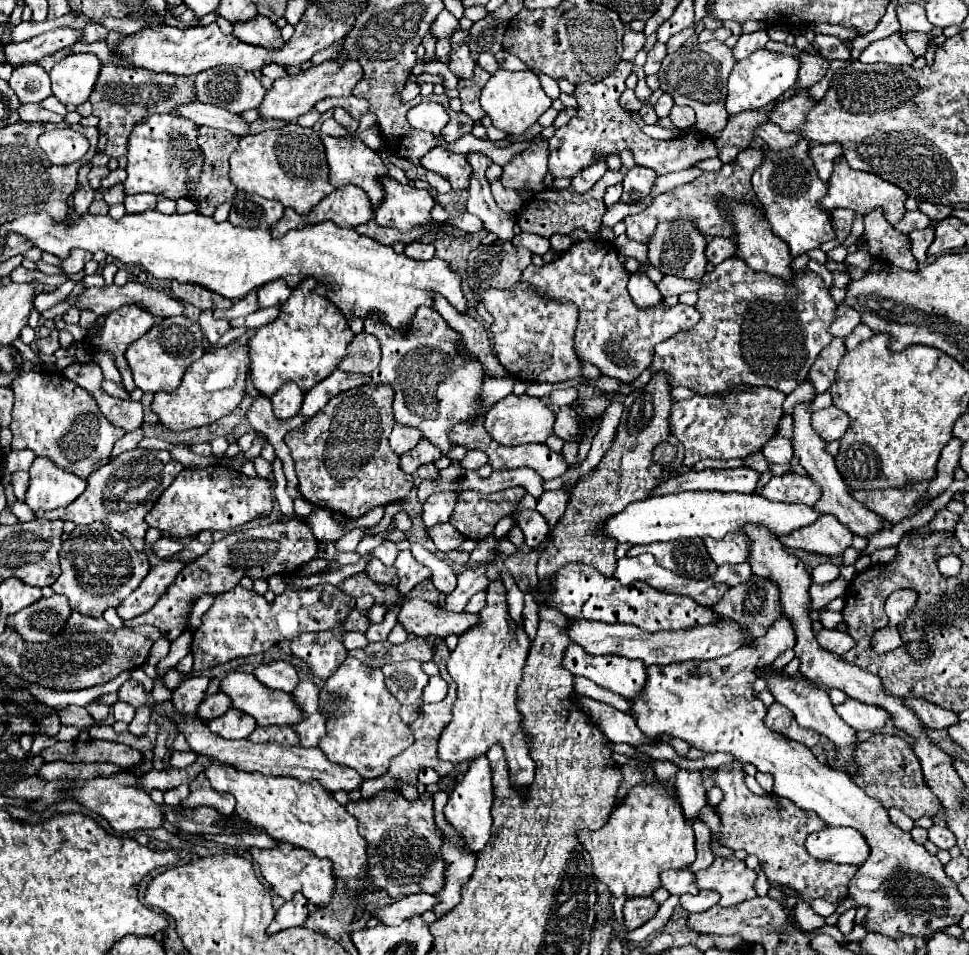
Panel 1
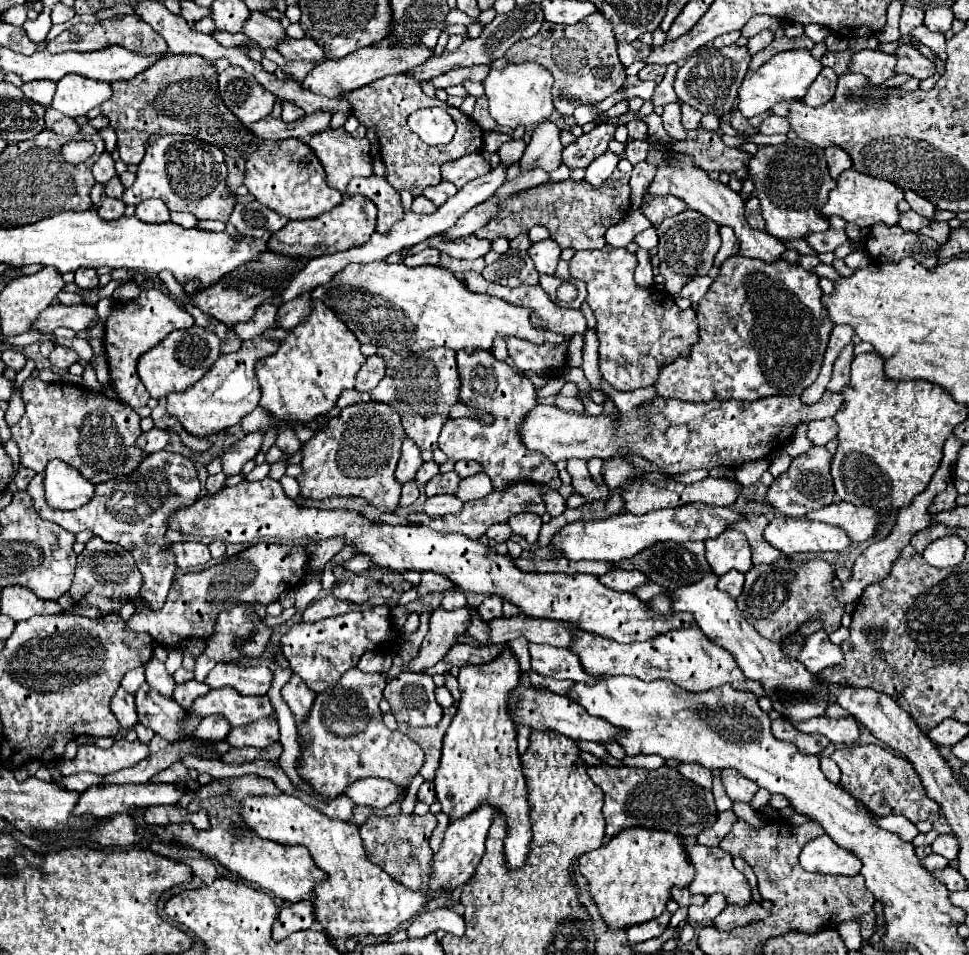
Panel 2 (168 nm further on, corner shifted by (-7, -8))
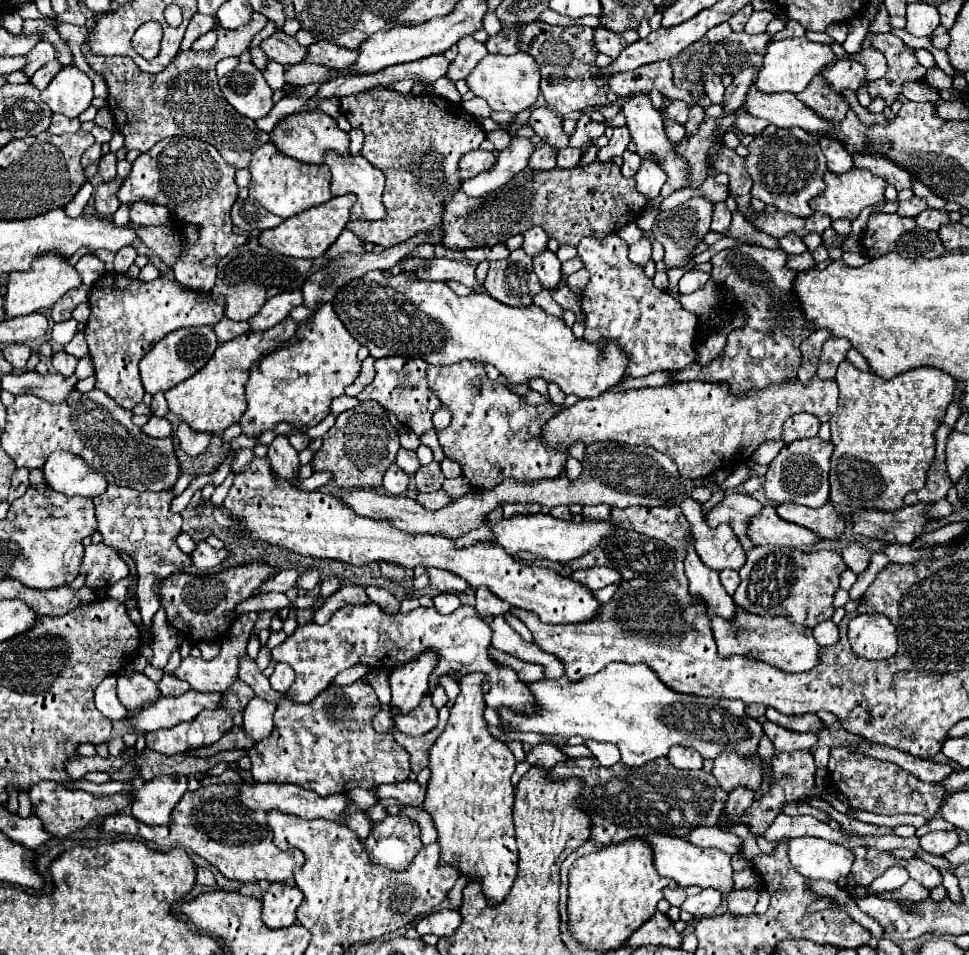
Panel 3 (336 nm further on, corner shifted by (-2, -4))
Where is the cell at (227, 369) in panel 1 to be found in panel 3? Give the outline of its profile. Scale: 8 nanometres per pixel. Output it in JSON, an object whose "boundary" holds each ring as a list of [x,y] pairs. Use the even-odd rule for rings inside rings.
{"boundary":[[[286,318],[270,330],[246,332],[226,344],[220,344],[216,348],[214,356],[206,362],[206,366],[198,374],[194,374],[186,382],[180,382],[178,386],[164,392],[170,412],[174,412],[180,420],[184,420],[192,430],[208,432],[208,434],[226,430],[230,424],[238,422],[246,410],[244,386],[246,386],[248,374],[250,374],[250,366],[258,358],[276,350],[278,344],[282,346],[286,340],[290,340],[296,332],[296,326],[298,324],[292,318]]]}

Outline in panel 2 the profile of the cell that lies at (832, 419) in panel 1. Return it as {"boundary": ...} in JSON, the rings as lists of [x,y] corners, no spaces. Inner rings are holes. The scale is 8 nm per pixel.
{"boundary":[[[823,418],[823,420],[815,420],[809,422],[807,426],[807,438],[815,444],[815,446],[825,446],[829,440],[833,440],[837,436],[837,426],[833,418]]]}

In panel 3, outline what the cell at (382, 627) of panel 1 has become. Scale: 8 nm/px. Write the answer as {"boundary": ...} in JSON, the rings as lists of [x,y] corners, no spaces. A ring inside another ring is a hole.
{"boundary":[[[426,568],[426,574],[430,578],[430,588],[440,590],[440,592],[466,592],[468,586],[462,578],[458,578],[456,574],[450,574],[446,570],[438,570],[438,568]]]}

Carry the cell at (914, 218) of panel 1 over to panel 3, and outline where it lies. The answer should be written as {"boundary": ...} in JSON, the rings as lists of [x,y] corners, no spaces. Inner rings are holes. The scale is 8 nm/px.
{"boundary":[[[914,196],[912,200],[908,200],[908,202],[900,202],[898,204],[898,216],[902,216],[902,218],[916,218],[922,210],[926,210],[928,206],[926,206],[926,202],[924,200],[920,200],[918,196]]]}

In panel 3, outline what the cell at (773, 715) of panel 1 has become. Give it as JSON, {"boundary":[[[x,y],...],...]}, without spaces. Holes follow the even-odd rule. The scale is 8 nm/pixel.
{"boundary":[[[766,720],[764,724],[764,732],[770,738],[770,742],[774,744],[774,748],[778,752],[792,752],[792,748],[796,750],[804,750],[804,748],[812,748],[816,744],[816,734],[798,734],[792,730],[786,730],[770,720]]]}

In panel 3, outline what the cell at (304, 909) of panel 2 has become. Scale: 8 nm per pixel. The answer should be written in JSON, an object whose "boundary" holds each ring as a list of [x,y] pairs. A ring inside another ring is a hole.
{"boundary":[[[270,884],[262,896],[262,920],[268,928],[288,928],[298,924],[296,910],[304,894],[292,884]]]}

